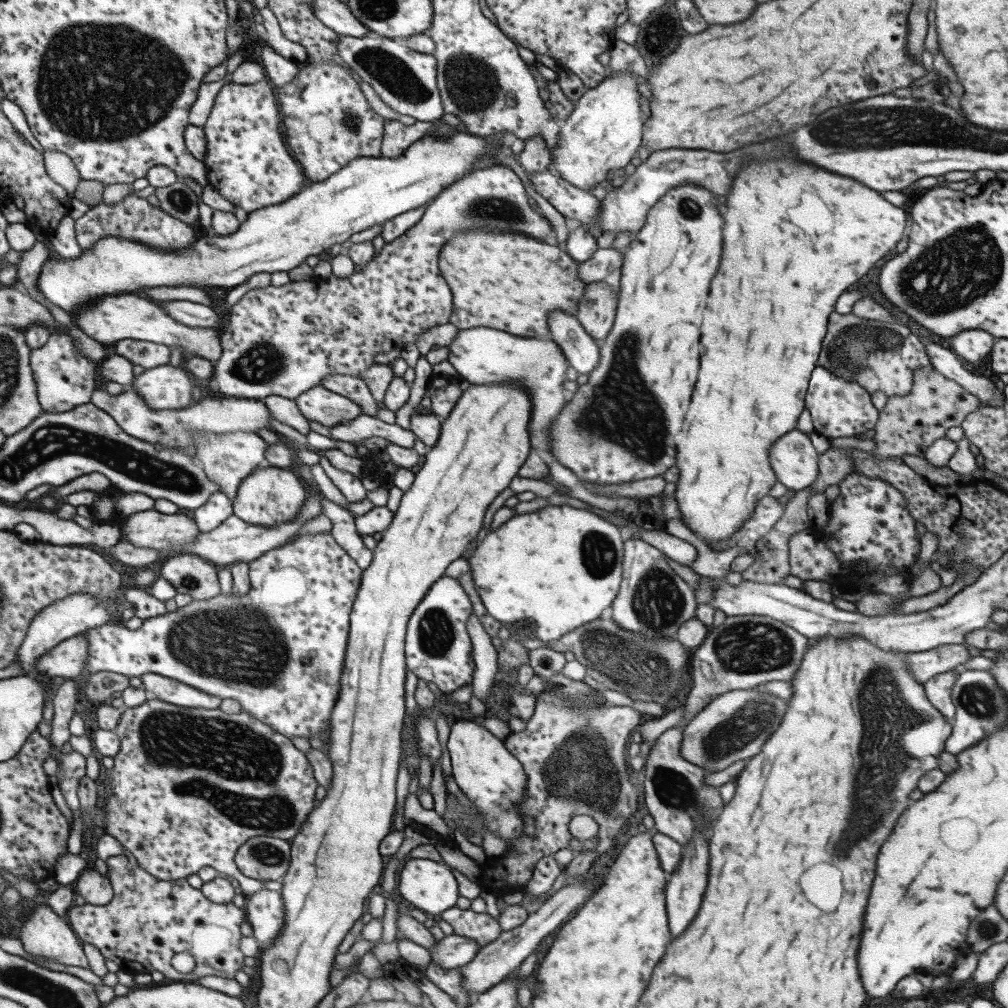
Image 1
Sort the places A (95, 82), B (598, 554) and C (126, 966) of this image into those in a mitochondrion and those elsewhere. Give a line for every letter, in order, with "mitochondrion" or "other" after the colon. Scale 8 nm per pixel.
A: mitochondrion
B: mitochondrion
C: other

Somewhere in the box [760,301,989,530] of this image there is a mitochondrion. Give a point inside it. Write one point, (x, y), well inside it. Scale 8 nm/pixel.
(849, 349)

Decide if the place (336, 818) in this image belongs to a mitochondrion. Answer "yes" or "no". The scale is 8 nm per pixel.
no

